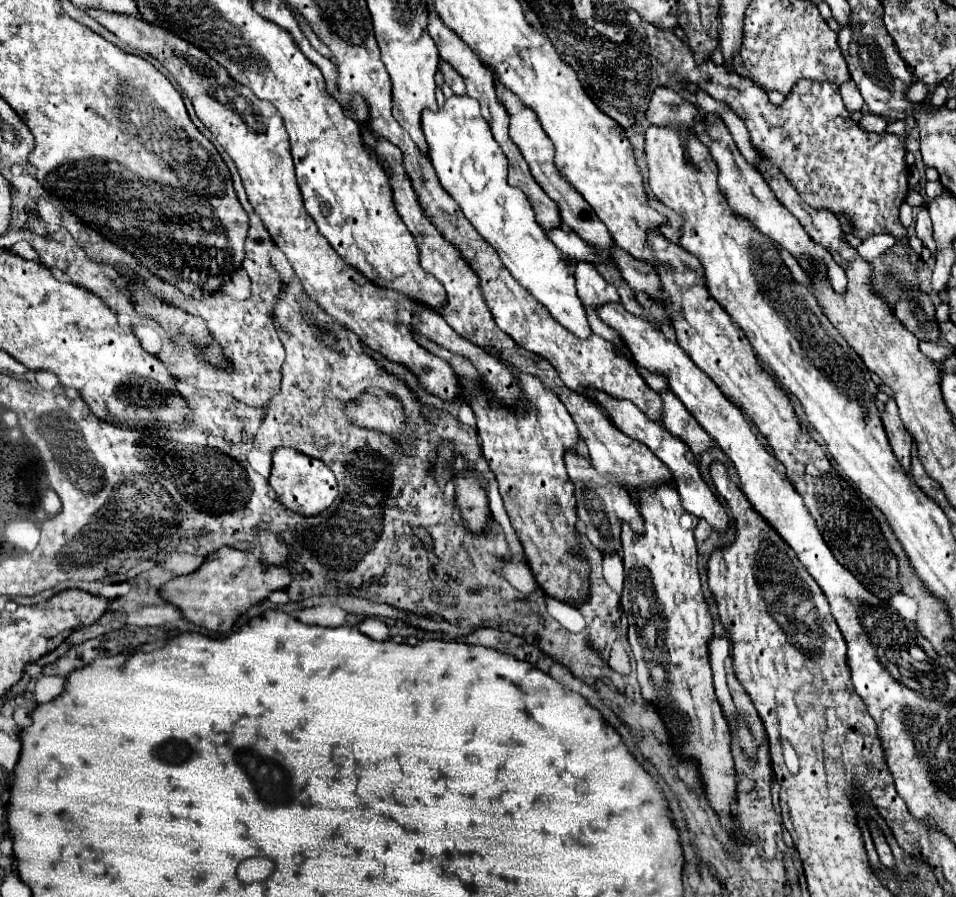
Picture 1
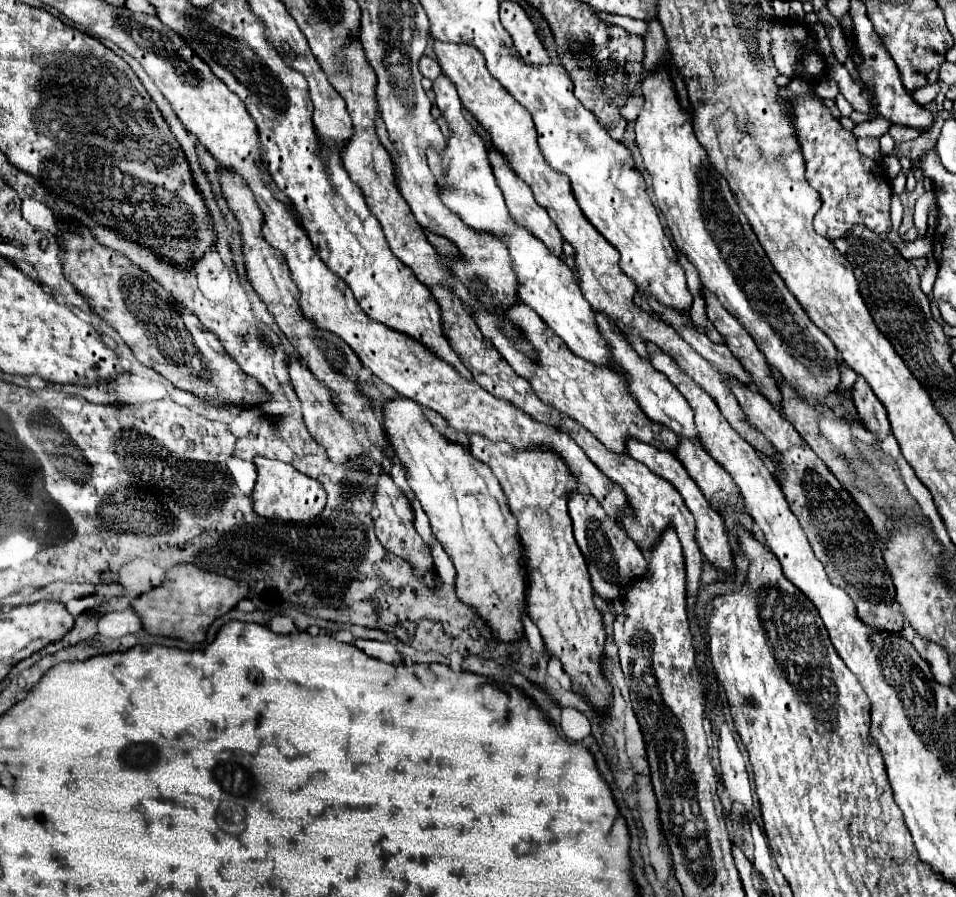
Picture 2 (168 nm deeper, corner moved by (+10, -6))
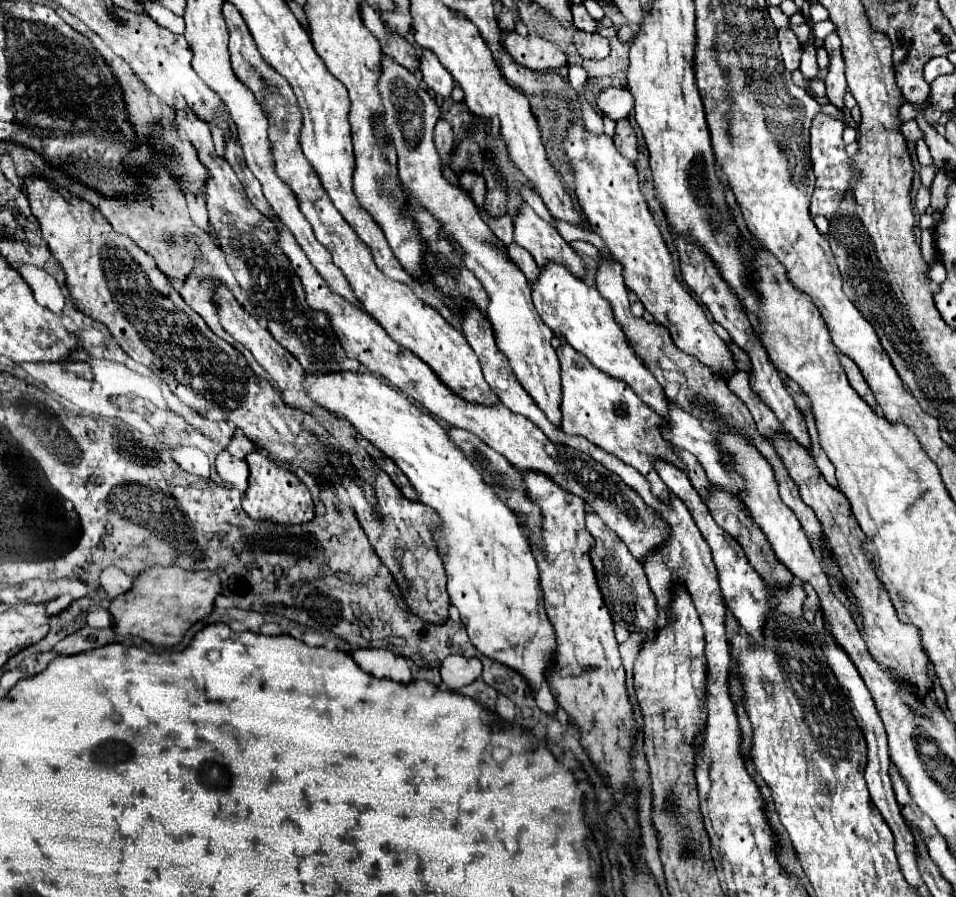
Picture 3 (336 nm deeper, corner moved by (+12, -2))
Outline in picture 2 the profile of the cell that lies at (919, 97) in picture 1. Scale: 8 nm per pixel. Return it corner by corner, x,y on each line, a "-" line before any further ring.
936,82
936,84
930,84
930,86
924,86
922,90
916,90
914,94
912,94
912,98
920,104
920,106
926,106
926,104
930,104
934,98
936,98
936,94
940,92
940,84

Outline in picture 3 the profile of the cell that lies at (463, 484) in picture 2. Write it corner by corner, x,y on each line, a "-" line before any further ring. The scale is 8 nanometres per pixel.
334,372
320,376
310,374
306,386
312,400
336,416
348,418
352,426
364,434
364,438
392,458
394,464
408,476
418,500
440,516
442,522
434,530
434,542
446,568
450,600
458,608
460,620
466,626
472,644
488,658
504,662
524,674
538,692
552,652
556,652
556,638
552,636
552,624
546,618
538,566
514,512
500,502
500,496
496,496
496,492
484,482
484,476
472,466
472,462
464,458
464,452
448,438
448,432
438,424
438,420
412,404
402,392
384,380
370,372

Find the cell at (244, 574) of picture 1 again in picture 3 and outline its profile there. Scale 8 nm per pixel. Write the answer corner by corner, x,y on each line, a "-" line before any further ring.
152,566
136,578
134,586
110,602
114,632
122,636
140,636
154,646
176,646
188,628
212,614
216,596
222,594
222,582
216,572
190,572
178,566

